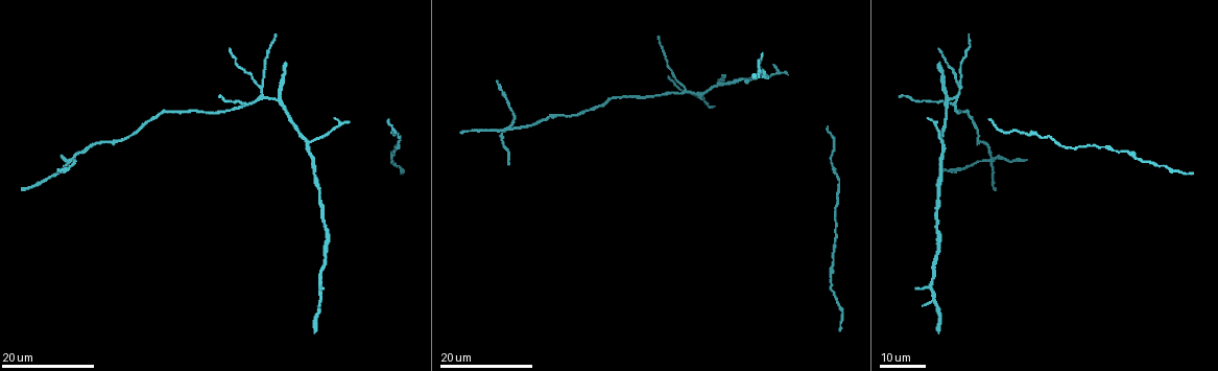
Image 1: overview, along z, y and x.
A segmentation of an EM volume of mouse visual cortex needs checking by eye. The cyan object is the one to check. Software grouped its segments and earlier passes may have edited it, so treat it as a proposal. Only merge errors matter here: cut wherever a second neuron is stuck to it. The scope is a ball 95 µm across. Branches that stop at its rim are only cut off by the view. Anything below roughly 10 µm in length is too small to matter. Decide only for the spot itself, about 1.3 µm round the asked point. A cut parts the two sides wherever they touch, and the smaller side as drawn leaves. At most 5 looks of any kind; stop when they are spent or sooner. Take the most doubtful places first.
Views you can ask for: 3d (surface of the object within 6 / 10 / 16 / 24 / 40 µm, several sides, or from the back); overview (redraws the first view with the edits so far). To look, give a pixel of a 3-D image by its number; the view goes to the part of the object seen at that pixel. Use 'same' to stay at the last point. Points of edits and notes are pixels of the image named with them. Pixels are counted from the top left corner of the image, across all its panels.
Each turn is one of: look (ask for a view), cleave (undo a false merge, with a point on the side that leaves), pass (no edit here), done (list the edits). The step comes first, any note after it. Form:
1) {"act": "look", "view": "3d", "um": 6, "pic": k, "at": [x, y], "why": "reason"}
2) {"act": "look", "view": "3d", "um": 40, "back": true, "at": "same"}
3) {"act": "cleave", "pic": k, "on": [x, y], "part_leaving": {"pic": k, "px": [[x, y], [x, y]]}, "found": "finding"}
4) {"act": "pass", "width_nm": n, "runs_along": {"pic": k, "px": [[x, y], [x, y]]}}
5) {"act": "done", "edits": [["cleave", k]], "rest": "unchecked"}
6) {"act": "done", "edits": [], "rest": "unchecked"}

{"act": "look", "view": "3d", "um": 16, "pic": 1, "at": [511, 125], "why": "four-way junction"}

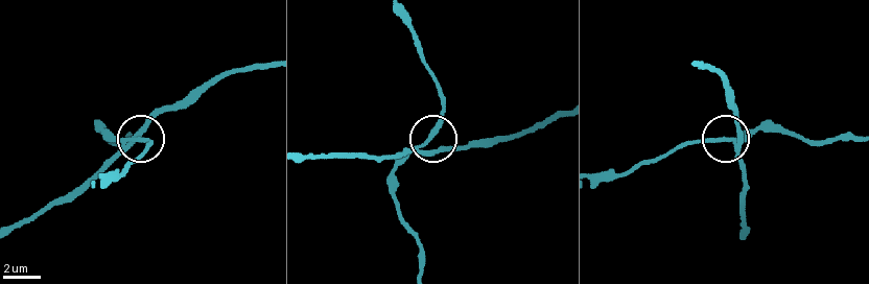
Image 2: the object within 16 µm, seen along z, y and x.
{"act": "look", "view": "3d", "um": 10, "pic": 2, "at": [423, 141]}

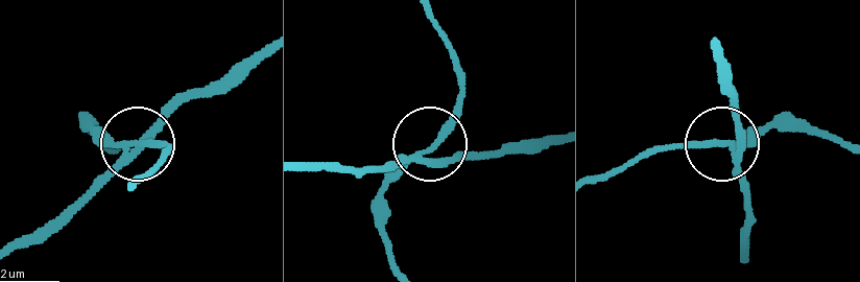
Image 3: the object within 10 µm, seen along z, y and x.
{"act": "cleave", "pic": 3, "on": [98, 126], "arms": 4, "part_leaving": {"pic": 3, "px": [[733, 153], [652, 147], [593, 183]]}, "found": "a second neuron is stuck on"}

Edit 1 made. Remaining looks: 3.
{"act": "look", "view": "3d", "um": 16, "pic": 1, "at": [259, 95], "why": "a fork"}

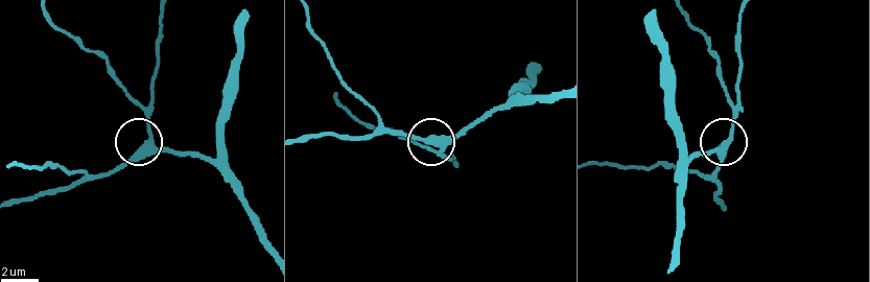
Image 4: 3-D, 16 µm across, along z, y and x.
{"act": "look", "view": "3d", "um": 6, "pic": 4, "at": [730, 143]}

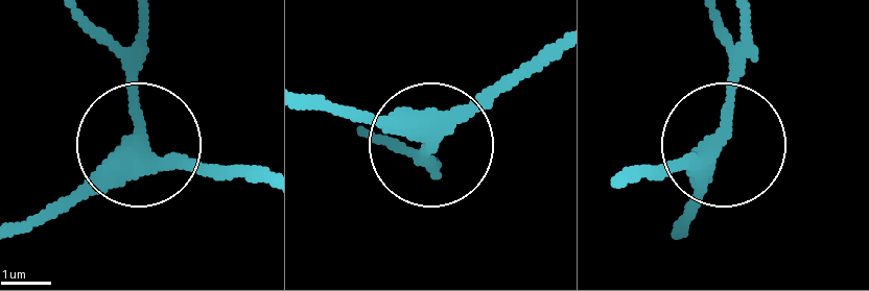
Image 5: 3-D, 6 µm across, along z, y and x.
{"act": "pass", "side_arm_um": 15, "runs_along": {"pic": 5, "px": [[263, 183], [150, 158], [139, 132], [139, 21]]}, "found": "all the same neuron"}

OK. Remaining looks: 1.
{"act": "done", "edits": [["cleave", 3]], "rest": "unchecked"}

